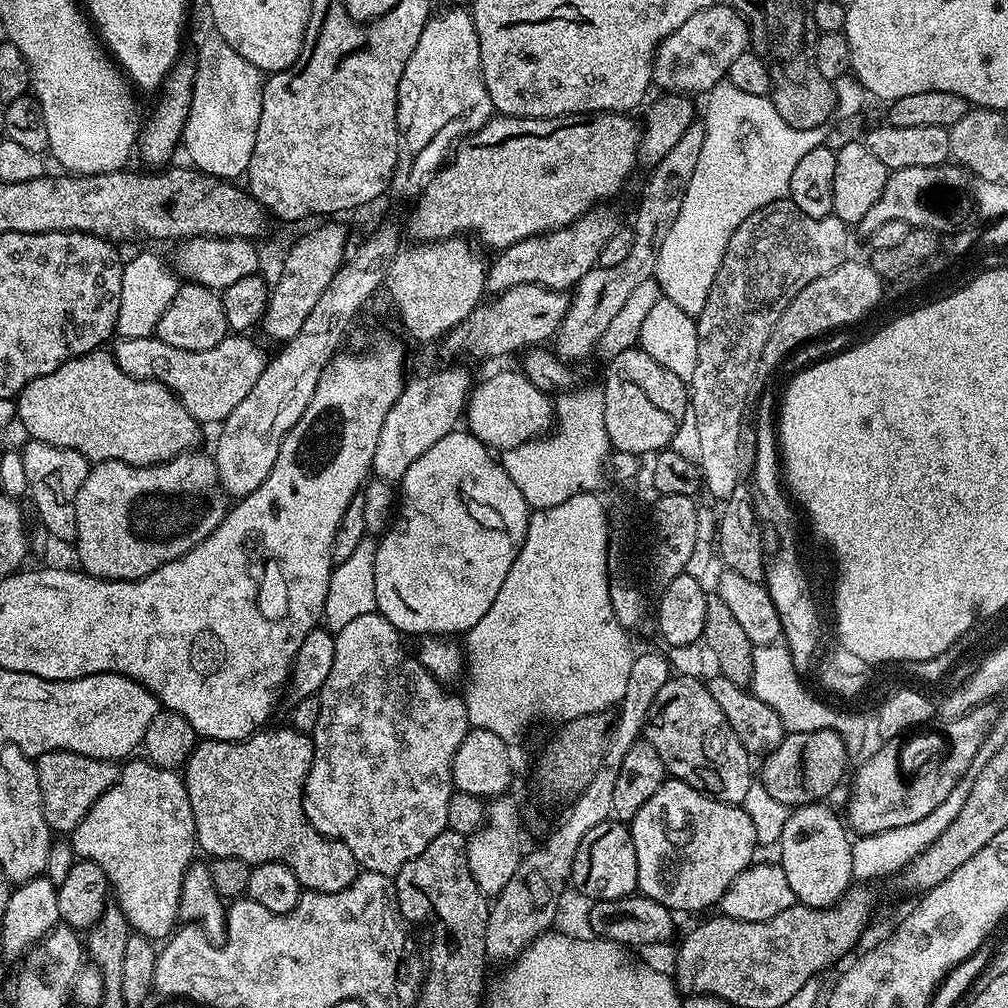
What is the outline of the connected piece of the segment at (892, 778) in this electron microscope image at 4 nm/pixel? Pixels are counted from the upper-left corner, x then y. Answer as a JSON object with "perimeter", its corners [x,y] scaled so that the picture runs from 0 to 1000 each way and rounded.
{"perimeter":[[[986,694],[976,695],[965,699],[953,710],[939,713],[937,722],[935,721],[935,728],[940,739],[938,748],[931,755],[913,763],[903,775],[898,772],[892,760],[891,746],[894,735],[887,732],[872,739],[871,746],[859,753],[847,768],[841,810],[839,809],[839,815],[844,824],[859,829],[901,819],[919,812],[931,802],[948,782],[948,778],[960,764],[972,738],[990,714],[993,699],[988,697],[989,695]]]}

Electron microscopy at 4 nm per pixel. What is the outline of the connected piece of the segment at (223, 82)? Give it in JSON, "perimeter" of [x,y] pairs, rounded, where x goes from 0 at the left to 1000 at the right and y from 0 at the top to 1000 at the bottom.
{"perimeter":[[[213,32],[201,38],[192,63],[193,85],[183,126],[182,148],[188,153],[189,164],[202,174],[234,179],[245,172],[252,149],[260,111],[261,74]]]}

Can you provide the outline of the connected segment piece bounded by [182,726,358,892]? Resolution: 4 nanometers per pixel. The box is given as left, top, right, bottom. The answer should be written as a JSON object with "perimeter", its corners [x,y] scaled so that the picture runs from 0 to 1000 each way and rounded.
{"perimeter":[[[289,720],[269,722],[267,721],[265,724],[253,726],[250,730],[245,730],[243,734],[199,733],[195,737],[194,743],[188,748],[187,757],[181,763],[181,773],[187,785],[188,800],[192,808],[194,835],[197,844],[199,846],[207,845],[207,850],[210,851],[223,849],[224,851],[243,853],[248,859],[267,857],[268,855],[283,857],[284,859],[288,859],[288,863],[292,863],[292,871],[296,871],[299,882],[307,885],[334,885],[335,883],[343,883],[343,879],[347,879],[347,875],[351,875],[355,868],[355,858],[351,847],[347,847],[347,839],[343,839],[343,835],[335,835],[331,831],[321,829],[315,823],[312,823],[302,807],[302,777],[306,771],[308,760],[312,756],[312,740],[310,739],[309,729],[305,726],[295,726]]]}

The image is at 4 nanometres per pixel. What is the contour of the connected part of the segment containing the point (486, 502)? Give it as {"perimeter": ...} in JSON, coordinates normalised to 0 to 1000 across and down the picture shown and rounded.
{"perimeter":[[[453,427],[442,431],[436,438],[431,438],[419,454],[413,455],[407,466],[403,466],[401,473],[395,477],[395,507],[388,517],[387,523],[376,533],[373,541],[373,553],[371,554],[371,589],[373,590],[373,606],[383,612],[398,629],[413,631],[412,633],[452,633],[457,629],[463,629],[482,610],[482,605],[494,593],[494,585],[498,585],[498,577],[502,577],[502,569],[506,569],[506,563],[517,546],[524,525],[526,505],[514,482],[502,470],[499,459],[479,440],[470,435],[463,427]]]}

